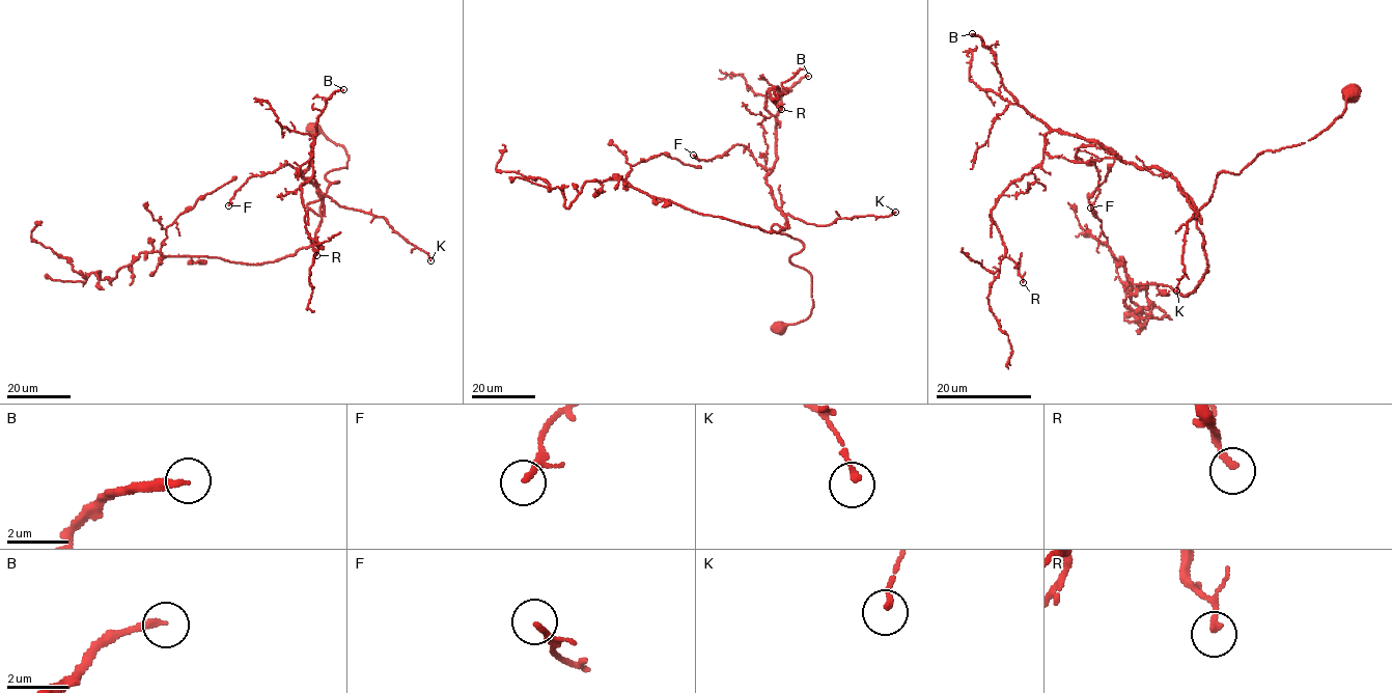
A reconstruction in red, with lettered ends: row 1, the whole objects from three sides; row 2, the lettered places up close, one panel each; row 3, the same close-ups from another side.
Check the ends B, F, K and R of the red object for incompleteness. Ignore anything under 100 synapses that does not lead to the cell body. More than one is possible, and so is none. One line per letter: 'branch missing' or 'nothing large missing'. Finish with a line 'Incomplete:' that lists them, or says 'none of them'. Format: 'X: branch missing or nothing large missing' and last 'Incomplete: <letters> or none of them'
B: nothing large missing
F: nothing large missing
K: nothing large missing
R: nothing large missing
Incomplete: none of them

